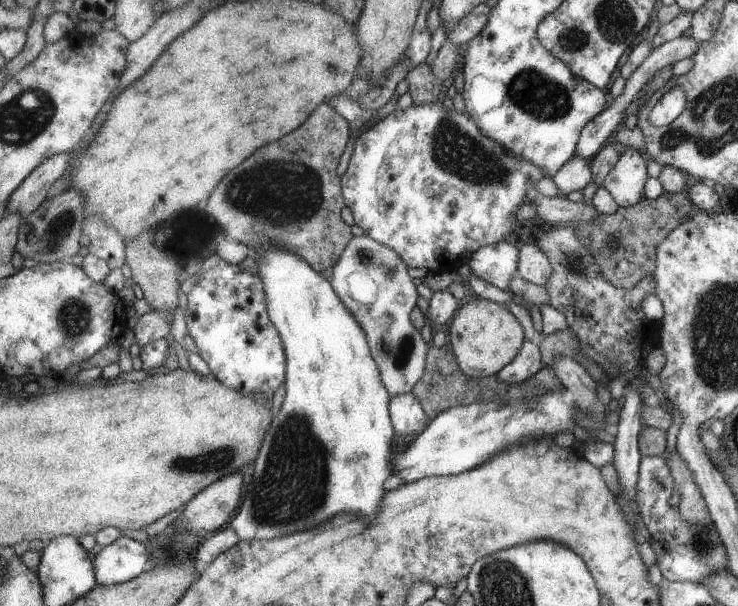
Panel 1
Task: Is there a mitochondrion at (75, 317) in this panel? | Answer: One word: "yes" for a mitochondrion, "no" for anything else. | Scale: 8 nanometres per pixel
yes

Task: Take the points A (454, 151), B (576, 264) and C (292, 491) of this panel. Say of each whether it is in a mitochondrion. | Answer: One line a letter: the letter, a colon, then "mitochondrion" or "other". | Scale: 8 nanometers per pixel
A: mitochondrion
B: mitochondrion
C: mitochondrion

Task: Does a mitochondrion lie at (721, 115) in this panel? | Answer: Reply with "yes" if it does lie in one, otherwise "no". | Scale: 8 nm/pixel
yes

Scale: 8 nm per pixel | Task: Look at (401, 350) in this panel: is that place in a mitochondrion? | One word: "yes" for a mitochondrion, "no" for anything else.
yes

